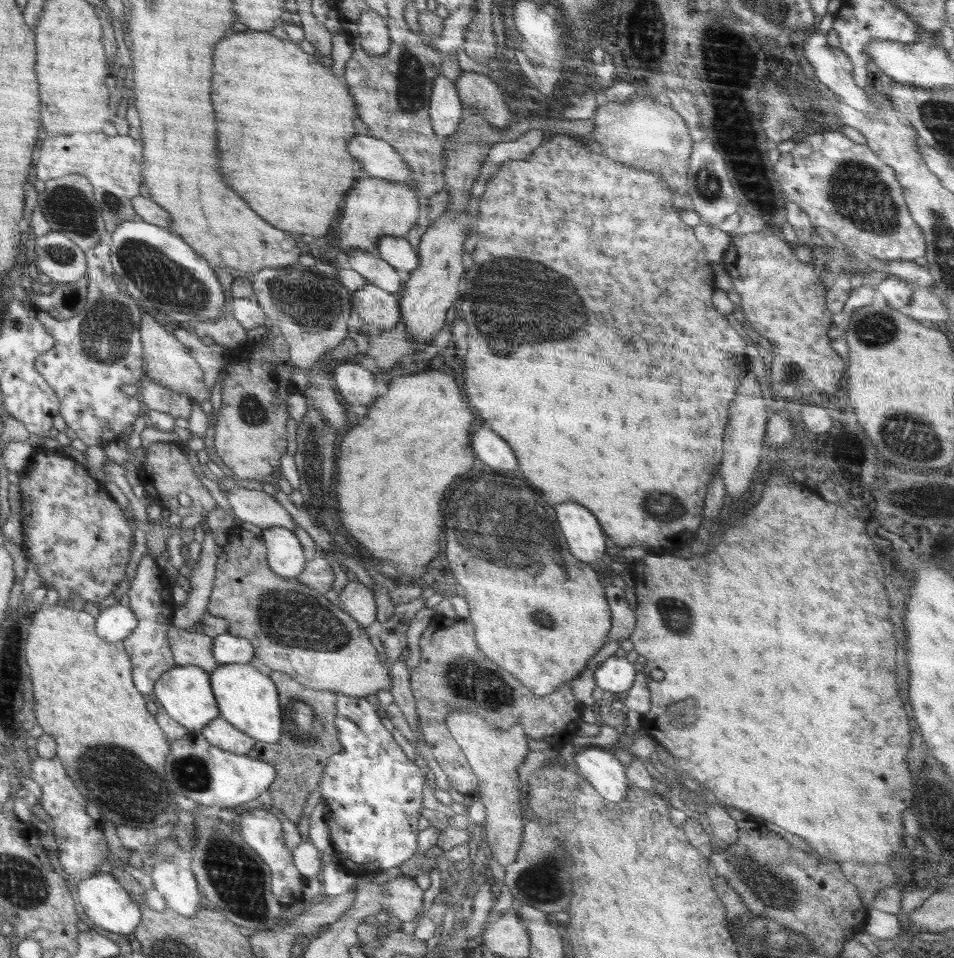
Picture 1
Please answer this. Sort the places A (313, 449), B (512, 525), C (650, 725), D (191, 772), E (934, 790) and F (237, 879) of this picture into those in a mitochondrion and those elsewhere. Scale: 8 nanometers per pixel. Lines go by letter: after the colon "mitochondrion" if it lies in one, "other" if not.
A: mitochondrion
B: mitochondrion
C: other
D: mitochondrion
E: mitochondrion
F: mitochondrion

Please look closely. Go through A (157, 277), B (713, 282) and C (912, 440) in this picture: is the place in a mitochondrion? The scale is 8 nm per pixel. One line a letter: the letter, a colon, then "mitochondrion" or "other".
A: mitochondrion
B: other
C: mitochondrion

